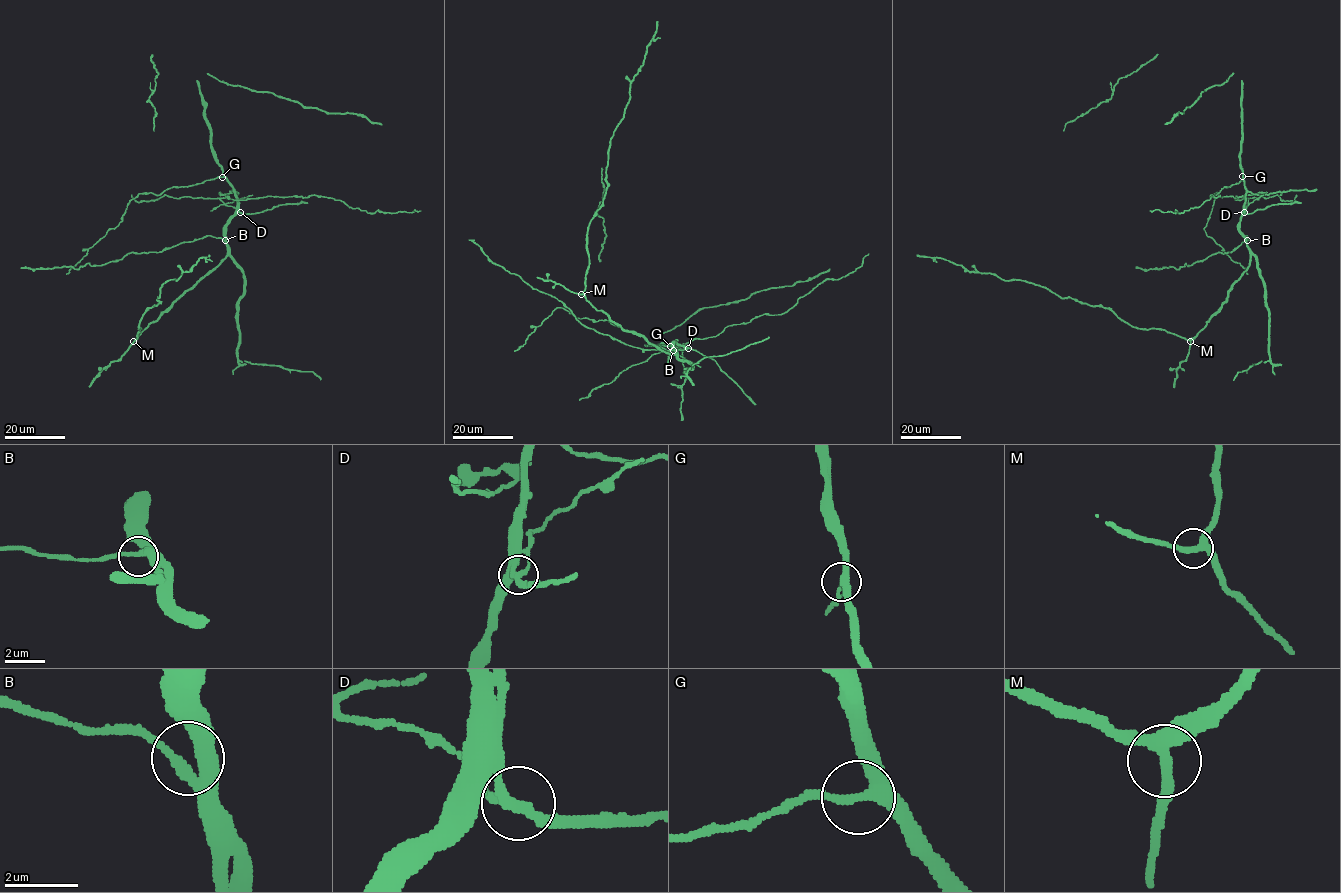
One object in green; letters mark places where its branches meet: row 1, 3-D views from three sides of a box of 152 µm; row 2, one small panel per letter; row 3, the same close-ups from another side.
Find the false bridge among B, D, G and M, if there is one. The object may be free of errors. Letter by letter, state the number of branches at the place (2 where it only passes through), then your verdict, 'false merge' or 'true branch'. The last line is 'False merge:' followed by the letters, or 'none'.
B: branches 3; true branch
D: branches 3; false merge
G: branches 3; true branch
M: branches 3; true branch
False merge: D

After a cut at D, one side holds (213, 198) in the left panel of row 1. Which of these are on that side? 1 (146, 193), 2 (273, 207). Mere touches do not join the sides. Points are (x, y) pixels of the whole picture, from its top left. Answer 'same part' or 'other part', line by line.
1: other part
2: other part

